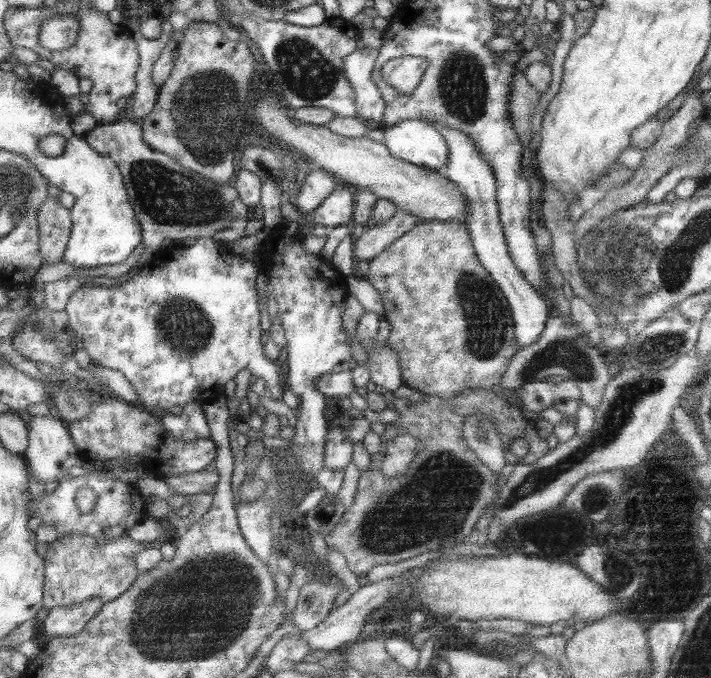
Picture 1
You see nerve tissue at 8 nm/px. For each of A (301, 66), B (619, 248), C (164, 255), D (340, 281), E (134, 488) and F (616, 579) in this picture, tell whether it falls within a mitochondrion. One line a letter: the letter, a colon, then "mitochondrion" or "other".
A: mitochondrion
B: mitochondrion
C: other
D: other
E: other
F: mitochondrion

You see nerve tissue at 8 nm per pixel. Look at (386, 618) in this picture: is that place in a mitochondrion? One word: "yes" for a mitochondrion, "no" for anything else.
no

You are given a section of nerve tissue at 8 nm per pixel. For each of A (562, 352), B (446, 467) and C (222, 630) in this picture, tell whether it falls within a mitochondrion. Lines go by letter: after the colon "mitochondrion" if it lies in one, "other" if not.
A: mitochondrion
B: mitochondrion
C: mitochondrion

